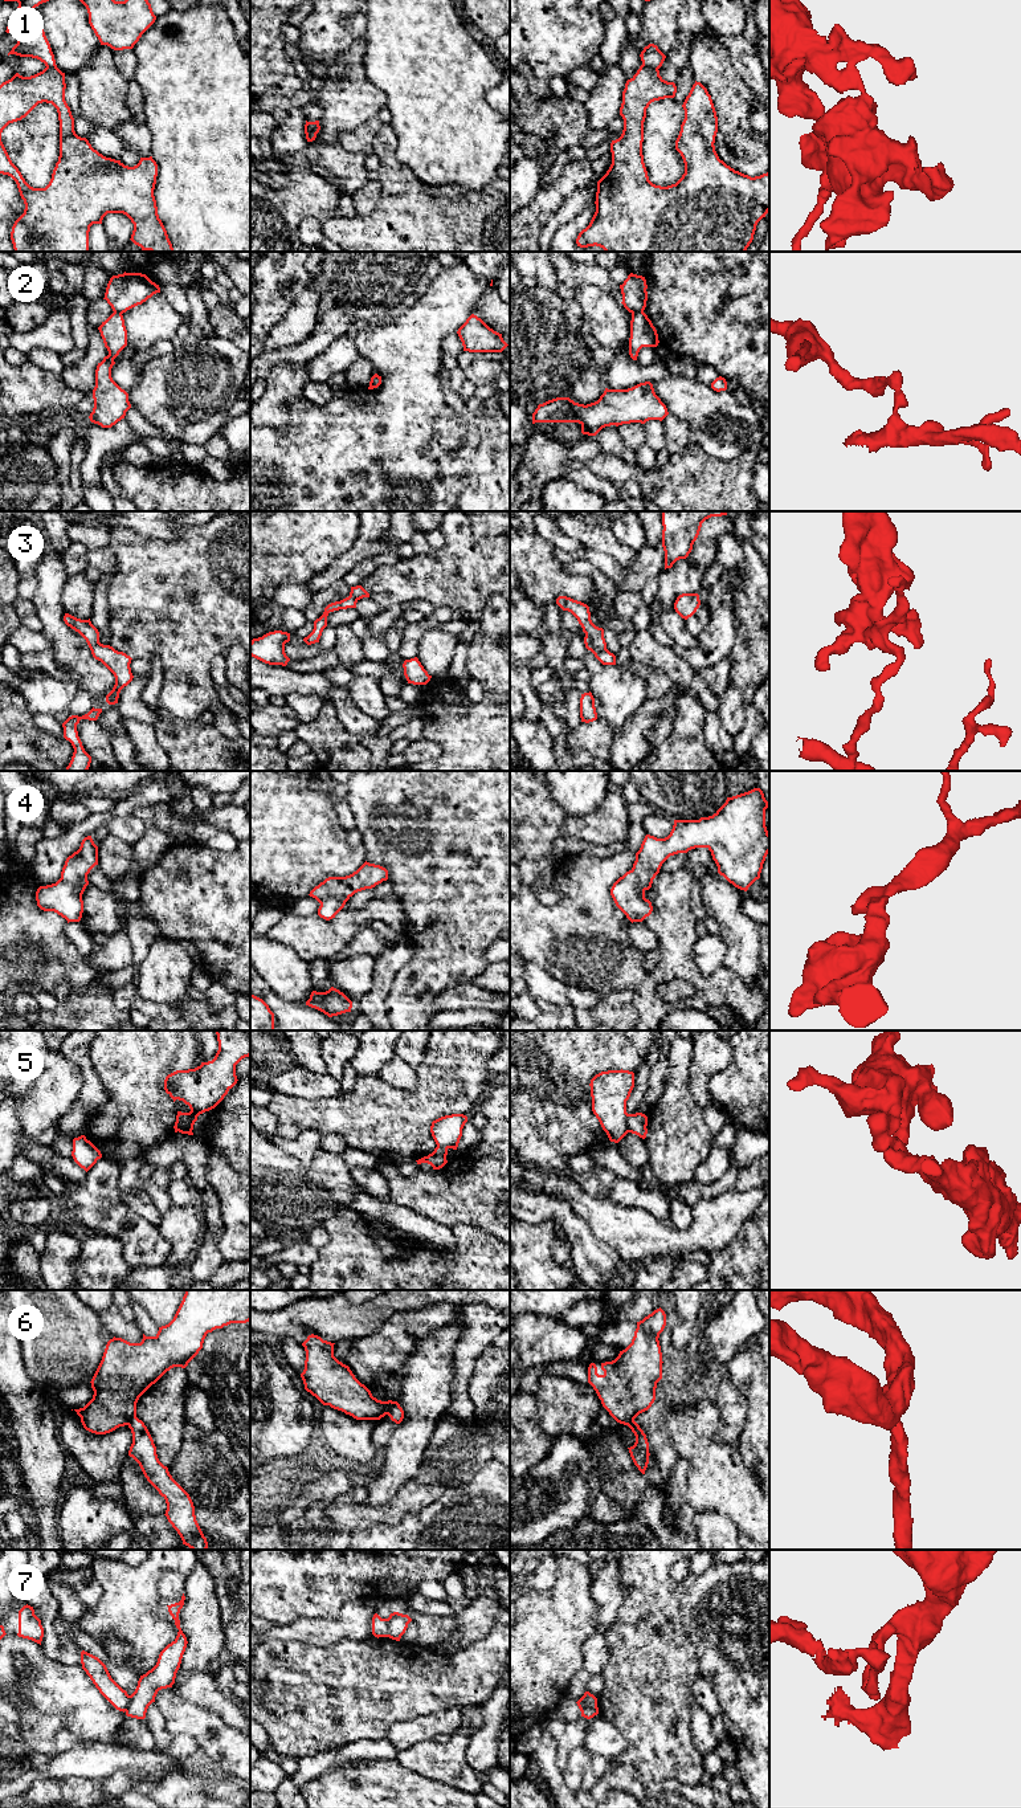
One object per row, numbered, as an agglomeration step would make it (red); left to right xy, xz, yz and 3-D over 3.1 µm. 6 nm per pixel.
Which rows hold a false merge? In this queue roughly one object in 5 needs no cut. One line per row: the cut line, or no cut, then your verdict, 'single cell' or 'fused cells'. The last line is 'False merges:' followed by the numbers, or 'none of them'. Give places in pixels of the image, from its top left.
1: yz (642, 64), (657, 70) | fused cells
2: yz (642, 311), (632, 314) | fused cells
3: yz (585, 635), (600, 649), (607, 649) | fused cells
4: no cut | single cell
5: xy (178, 1111), (184, 1119), (184, 1126), (179, 1131) | fused cells
6: xz (395, 1402), (386, 1413) | fused cells
7: yz (578, 1702), (596, 1705) | fused cells
False merges: 1, 2, 3, 5, 6, 7

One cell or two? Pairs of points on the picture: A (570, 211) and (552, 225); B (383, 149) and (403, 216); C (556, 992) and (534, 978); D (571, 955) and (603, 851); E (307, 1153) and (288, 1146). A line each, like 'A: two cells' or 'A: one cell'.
A: one cell
B: one cell
C: one cell
D: two cells
E: one cell

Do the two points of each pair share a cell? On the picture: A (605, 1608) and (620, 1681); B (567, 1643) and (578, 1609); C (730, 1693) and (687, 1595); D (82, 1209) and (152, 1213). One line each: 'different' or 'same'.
A: different
B: same
C: same
D: different

